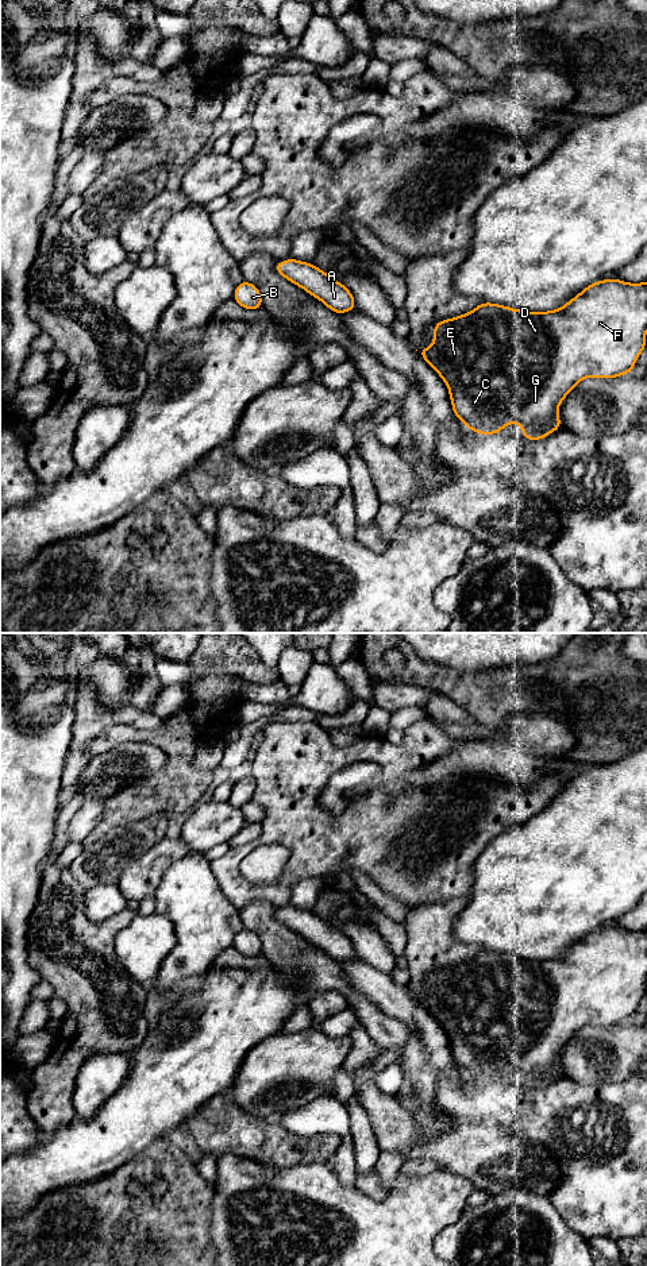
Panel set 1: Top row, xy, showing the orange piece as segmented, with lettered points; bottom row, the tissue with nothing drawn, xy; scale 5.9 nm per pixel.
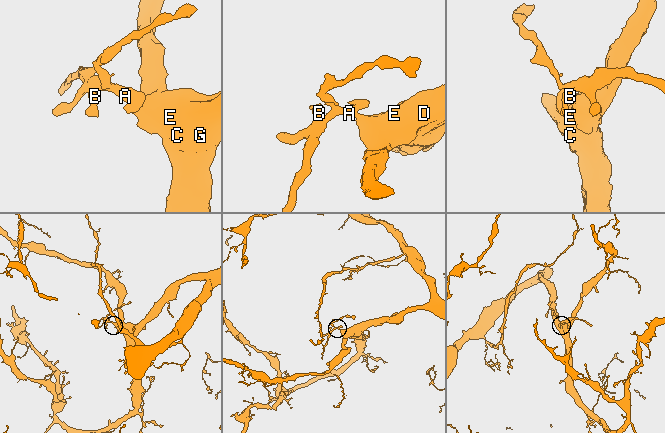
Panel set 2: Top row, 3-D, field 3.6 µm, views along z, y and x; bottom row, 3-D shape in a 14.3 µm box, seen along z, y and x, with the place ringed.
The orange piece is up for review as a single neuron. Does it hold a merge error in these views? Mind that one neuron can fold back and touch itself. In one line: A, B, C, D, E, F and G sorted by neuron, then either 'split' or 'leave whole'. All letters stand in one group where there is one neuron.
A B C D E F G | leave whole

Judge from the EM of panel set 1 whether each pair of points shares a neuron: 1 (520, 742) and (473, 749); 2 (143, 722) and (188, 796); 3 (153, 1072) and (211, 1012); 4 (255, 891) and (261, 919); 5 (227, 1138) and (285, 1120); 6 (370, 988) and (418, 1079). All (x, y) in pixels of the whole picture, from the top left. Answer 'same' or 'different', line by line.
1: same
2: different
3: same
4: different
5: different
6: same

